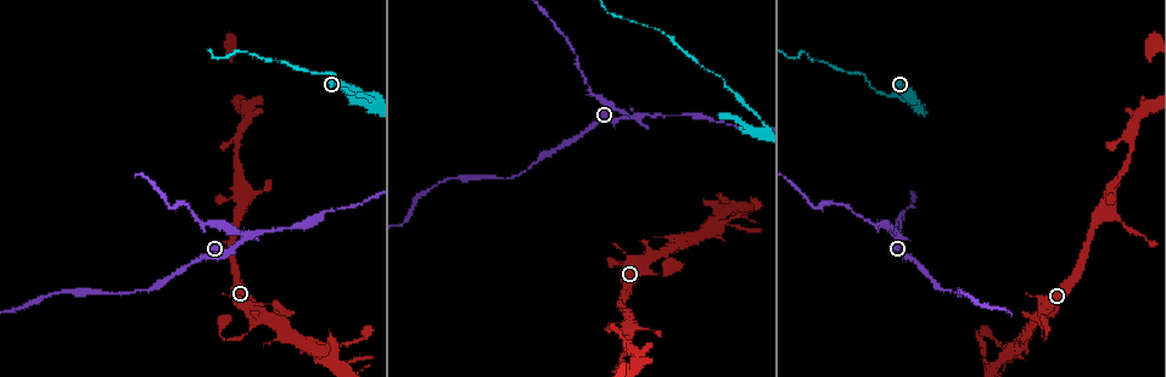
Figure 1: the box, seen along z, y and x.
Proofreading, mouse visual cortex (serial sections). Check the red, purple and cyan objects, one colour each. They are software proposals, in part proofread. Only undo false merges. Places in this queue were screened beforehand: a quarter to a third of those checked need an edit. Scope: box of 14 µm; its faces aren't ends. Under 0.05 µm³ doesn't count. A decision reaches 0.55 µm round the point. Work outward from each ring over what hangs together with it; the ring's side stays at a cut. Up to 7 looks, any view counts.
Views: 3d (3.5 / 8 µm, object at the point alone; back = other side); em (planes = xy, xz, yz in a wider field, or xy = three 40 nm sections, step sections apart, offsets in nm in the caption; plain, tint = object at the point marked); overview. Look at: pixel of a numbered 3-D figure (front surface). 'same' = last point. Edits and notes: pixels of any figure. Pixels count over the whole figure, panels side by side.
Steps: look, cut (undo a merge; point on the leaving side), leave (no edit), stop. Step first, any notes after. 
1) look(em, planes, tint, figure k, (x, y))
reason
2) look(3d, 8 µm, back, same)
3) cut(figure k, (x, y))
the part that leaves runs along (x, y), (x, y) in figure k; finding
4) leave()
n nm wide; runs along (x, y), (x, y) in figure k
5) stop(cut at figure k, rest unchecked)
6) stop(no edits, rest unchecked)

look(3d, 8 µm, figure 1, (913, 101))
three arms meet

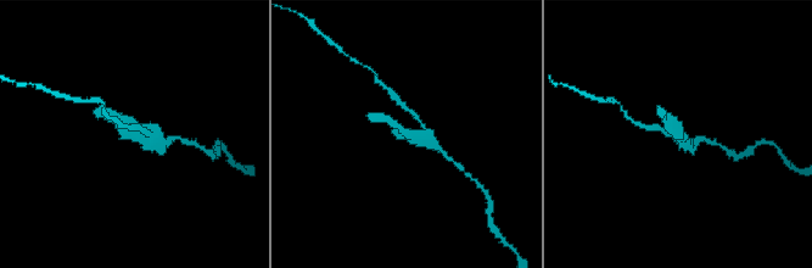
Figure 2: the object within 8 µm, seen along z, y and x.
look(em, xy, step 2, tint, figure 2, (414, 137))
now the EM

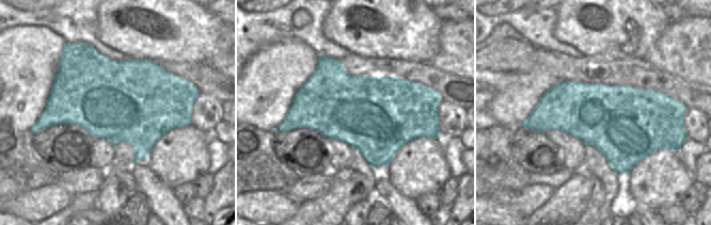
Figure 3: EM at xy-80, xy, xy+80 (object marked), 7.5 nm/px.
leave()
one cell here

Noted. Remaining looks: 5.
look(3d, 3.5 µm, back, figure 1, (902, 239))
abrupt turn

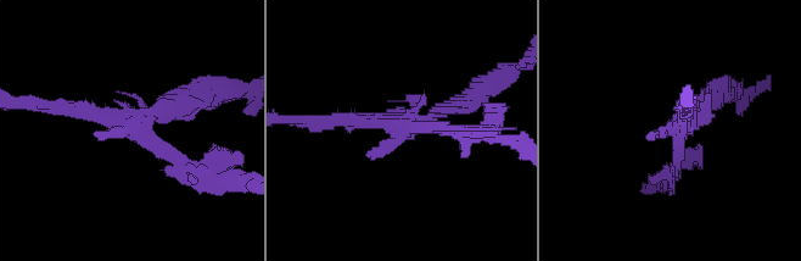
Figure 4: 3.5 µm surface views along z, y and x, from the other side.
look(em, xy, step 1, tint, figure 4, (420, 127))

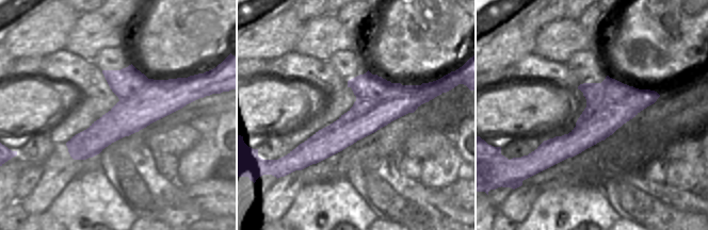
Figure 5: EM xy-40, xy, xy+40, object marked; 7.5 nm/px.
look(em, xy, step 5, tint, same)
cut it another way

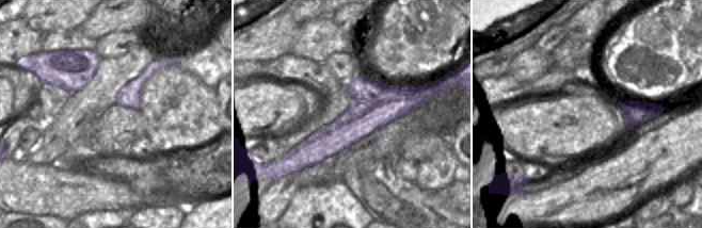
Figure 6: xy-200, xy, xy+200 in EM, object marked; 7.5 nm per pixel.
cut(figure 4, (191, 99))
the part that leaves runs along (152, 112), (201, 93), (246, 89) in figure 4; two cells meet here

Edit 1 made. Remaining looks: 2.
stop(cut at figure 4, rest unchecked)

